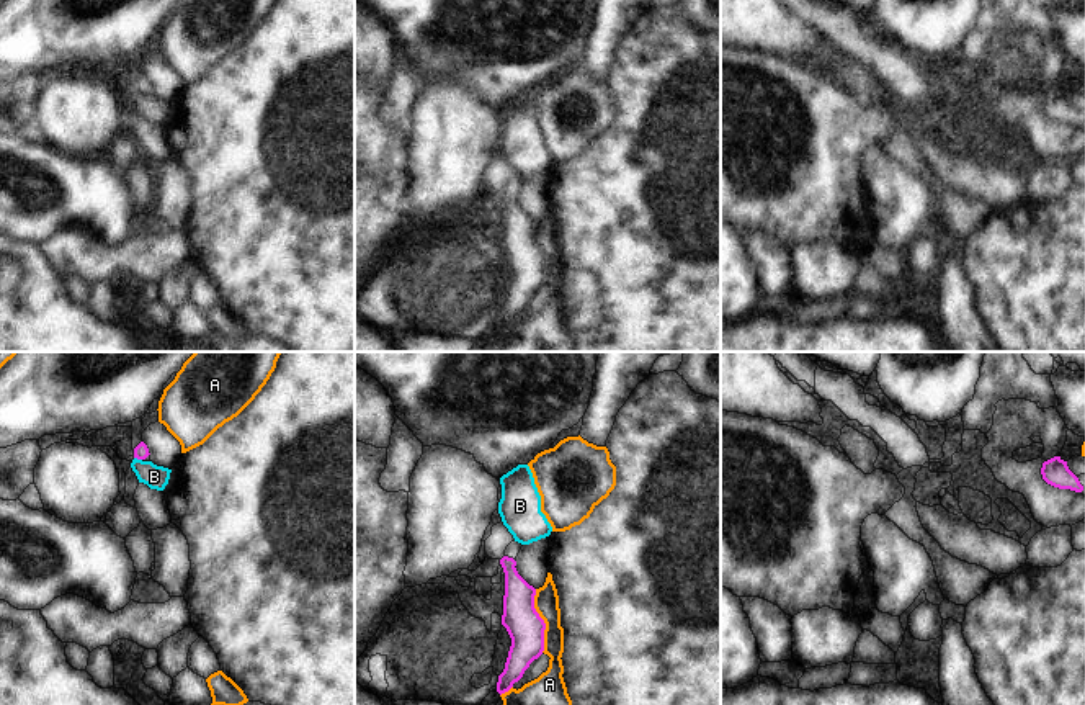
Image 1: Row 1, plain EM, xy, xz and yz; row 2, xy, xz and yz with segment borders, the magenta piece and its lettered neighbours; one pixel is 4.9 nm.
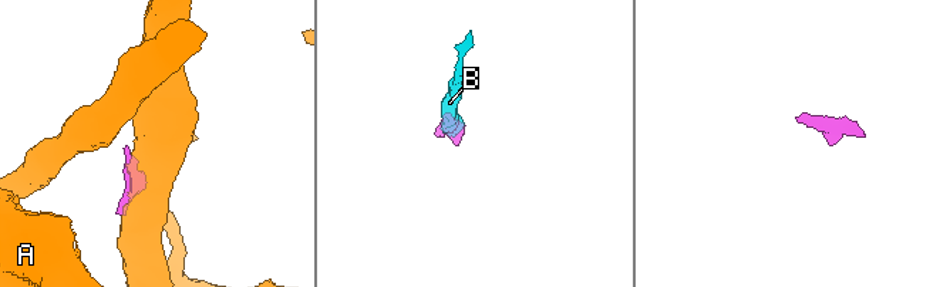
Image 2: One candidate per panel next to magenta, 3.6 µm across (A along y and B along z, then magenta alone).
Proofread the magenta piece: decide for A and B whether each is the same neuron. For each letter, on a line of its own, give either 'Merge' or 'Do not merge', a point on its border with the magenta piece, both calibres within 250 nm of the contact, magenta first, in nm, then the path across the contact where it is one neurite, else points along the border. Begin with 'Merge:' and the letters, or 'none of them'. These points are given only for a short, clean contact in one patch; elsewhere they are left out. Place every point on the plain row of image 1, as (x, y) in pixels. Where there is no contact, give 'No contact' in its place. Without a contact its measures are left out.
Merge: none of them
A: Do not merge. Touches magenta at xz (543, 254). Thickness 180 nm (magenta) against 130 nm
B: Do not merge. Touches magenta at xy (138, 92). Thickness 80 nm (magenta) against 110 nm. Boundary: xy (134, 90), (141, 94)

